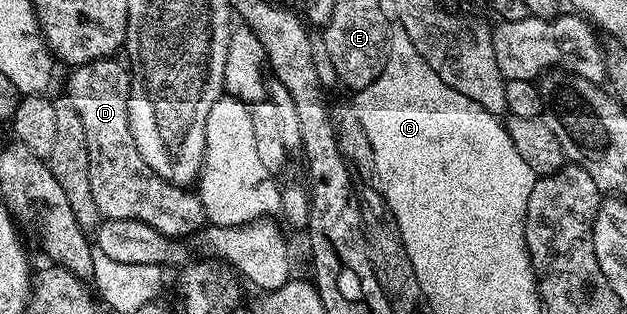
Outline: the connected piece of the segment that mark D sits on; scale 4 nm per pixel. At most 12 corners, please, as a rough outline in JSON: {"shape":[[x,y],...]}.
{"shape":[[119,59],[76,65],[65,96],[85,126],[106,220],[172,239],[208,224],[198,192],[161,179],[129,127]]}

